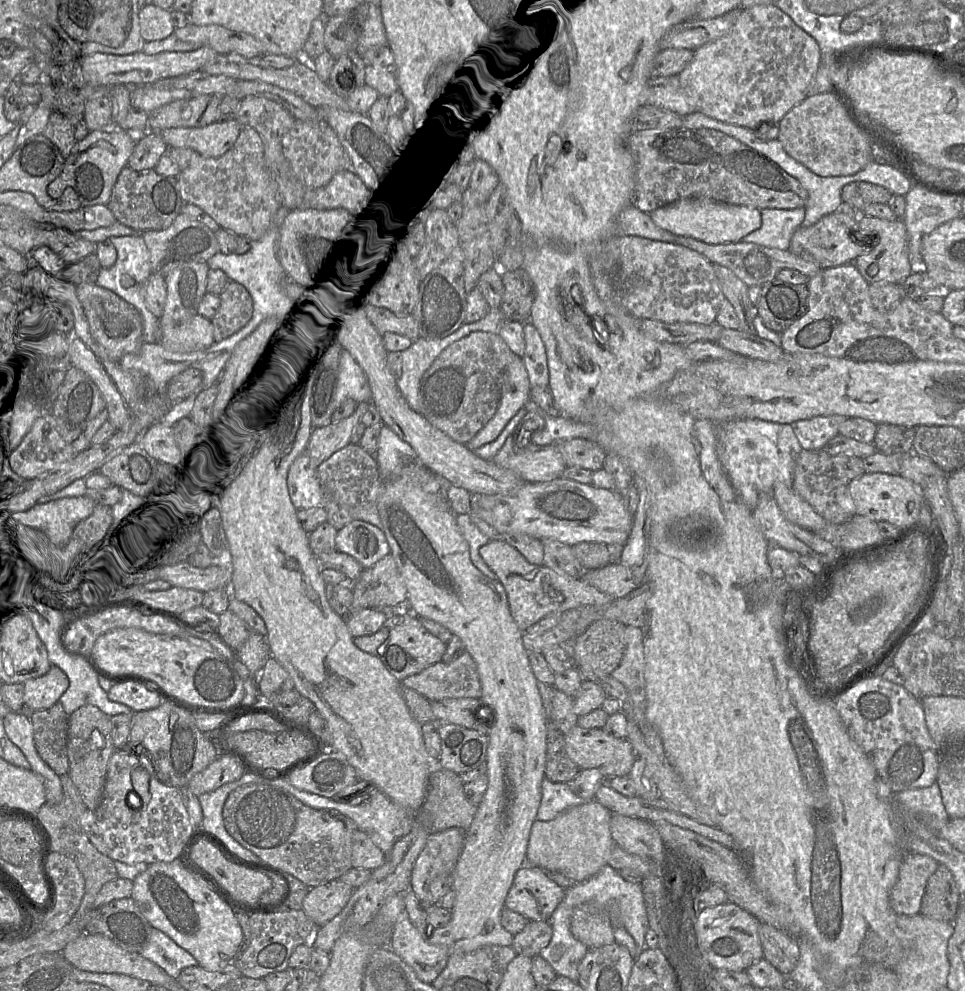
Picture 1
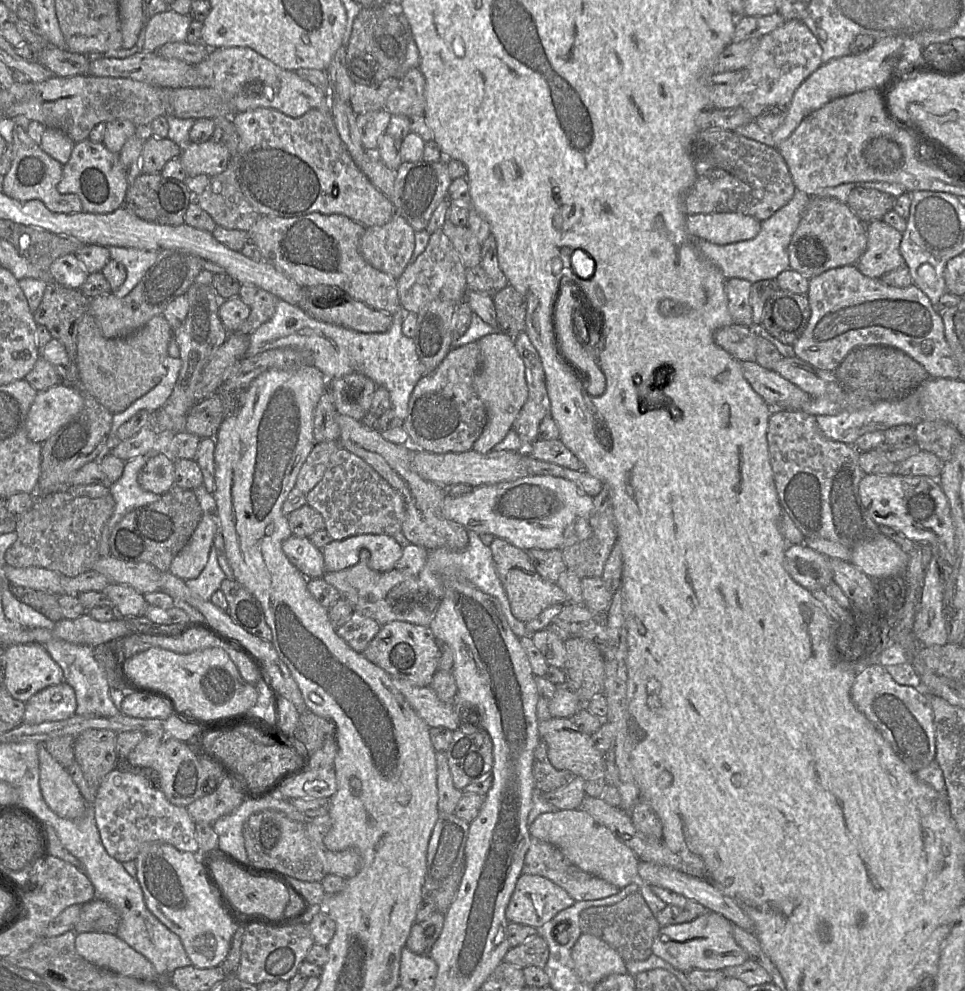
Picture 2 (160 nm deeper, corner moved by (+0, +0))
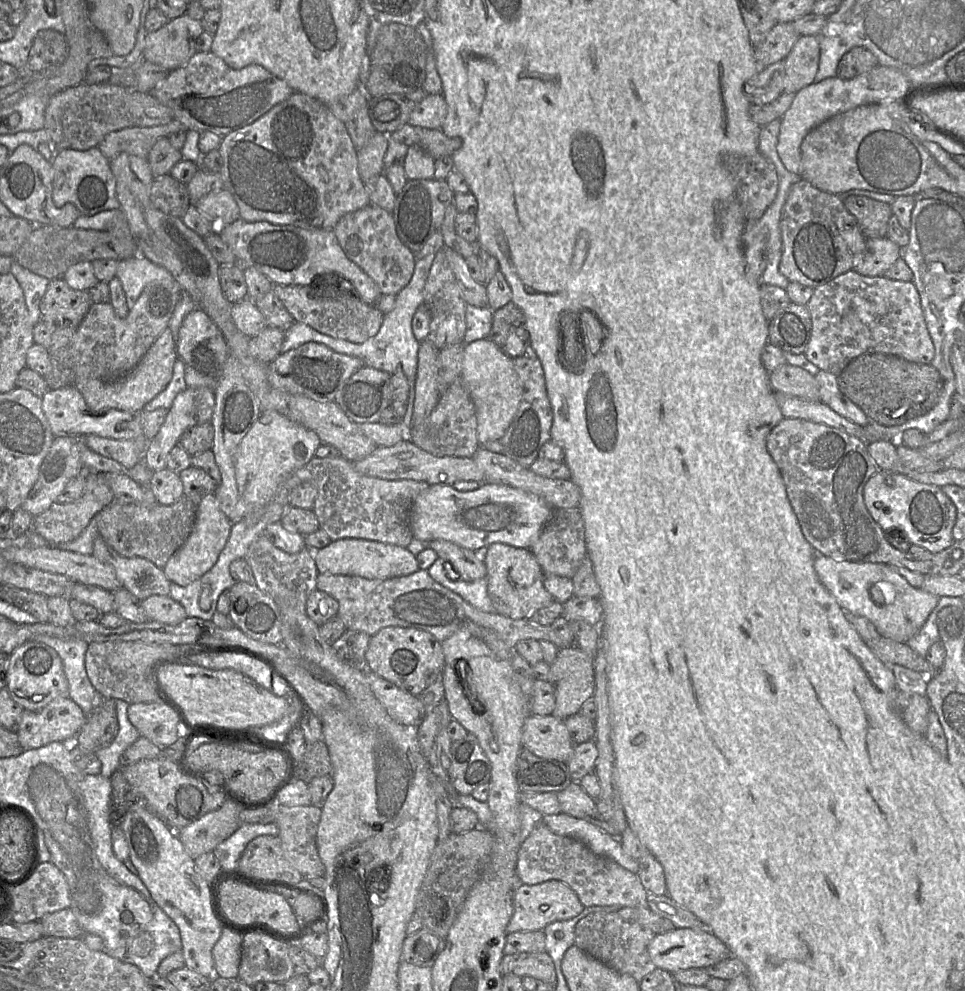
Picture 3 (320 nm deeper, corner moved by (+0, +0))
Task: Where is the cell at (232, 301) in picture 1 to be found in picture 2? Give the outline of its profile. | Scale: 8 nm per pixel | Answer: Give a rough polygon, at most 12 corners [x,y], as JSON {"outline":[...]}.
{"outline":[[250,284],[238,296],[250,314],[237,332],[249,335],[271,319],[278,297]]}

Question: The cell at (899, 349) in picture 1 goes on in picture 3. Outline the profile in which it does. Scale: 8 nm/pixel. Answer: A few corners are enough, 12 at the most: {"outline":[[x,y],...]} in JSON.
{"outline":[[865,354],[837,376],[869,420],[897,426],[937,404],[931,364]]}

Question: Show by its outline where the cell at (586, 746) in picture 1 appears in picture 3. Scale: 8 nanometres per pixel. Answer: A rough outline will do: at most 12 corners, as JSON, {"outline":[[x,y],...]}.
{"outline":[[528,715],[522,746],[568,763],[575,744],[563,720]]}

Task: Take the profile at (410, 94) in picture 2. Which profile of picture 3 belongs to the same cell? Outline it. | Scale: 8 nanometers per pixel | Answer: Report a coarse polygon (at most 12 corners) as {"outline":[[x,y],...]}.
{"outline":[[429,94],[412,110],[408,123],[441,129],[447,104]]}

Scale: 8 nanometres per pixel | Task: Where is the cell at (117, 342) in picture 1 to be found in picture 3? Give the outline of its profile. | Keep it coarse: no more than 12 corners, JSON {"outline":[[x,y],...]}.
{"outline":[[167,327],[115,381],[75,379],[94,413],[139,412],[162,392],[177,360]]}

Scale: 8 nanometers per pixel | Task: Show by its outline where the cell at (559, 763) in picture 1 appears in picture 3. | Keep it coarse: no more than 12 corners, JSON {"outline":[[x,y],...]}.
{"outline":[[522,747],[515,777],[522,792],[560,792],[566,763]]}

